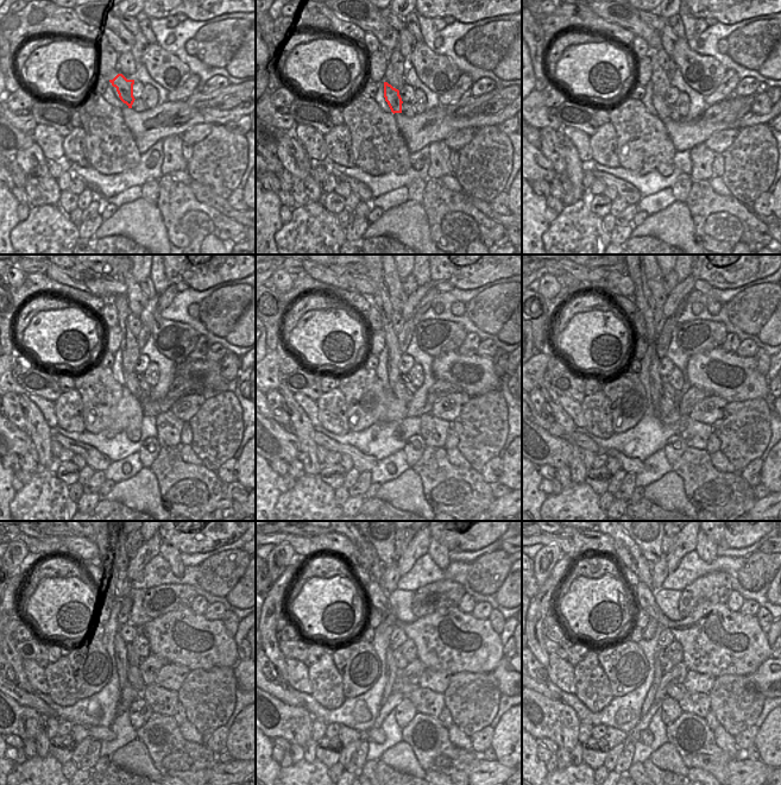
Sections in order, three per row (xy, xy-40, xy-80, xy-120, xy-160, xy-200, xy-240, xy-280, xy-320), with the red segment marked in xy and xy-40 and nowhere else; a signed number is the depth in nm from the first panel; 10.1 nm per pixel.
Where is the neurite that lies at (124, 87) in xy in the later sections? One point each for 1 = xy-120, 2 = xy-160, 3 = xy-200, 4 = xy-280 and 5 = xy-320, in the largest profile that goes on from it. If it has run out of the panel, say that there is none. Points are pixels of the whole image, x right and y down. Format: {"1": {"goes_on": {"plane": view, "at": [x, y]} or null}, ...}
{"1": {"goes_on": {"plane": "xy-120", "at": [131, 381]}}, "2": {"goes_on": {"plane": "xy-160", "at": [398, 389]}}, "3": {"goes_on": {"plane": "xy-200", "at": [666, 406]}}, "4": {"goes_on": {"plane": "xy-280", "at": [402, 685]}}, "5": {"goes_on": {"plane": "xy-320", "at": [675, 691]}}}

